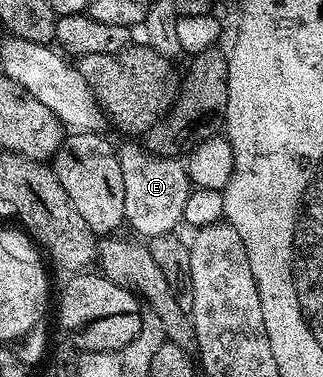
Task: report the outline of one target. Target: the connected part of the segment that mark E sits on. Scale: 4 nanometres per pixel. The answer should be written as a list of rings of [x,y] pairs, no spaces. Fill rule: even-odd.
[[[127,141],[124,147],[118,148],[119,164],[121,165],[121,181],[125,181],[125,213],[123,214],[126,226],[132,227],[139,235],[150,237],[166,235],[176,230],[175,226],[181,223],[186,199],[192,193],[191,180],[187,178],[187,168],[178,158],[166,155],[155,155],[142,142]]]

